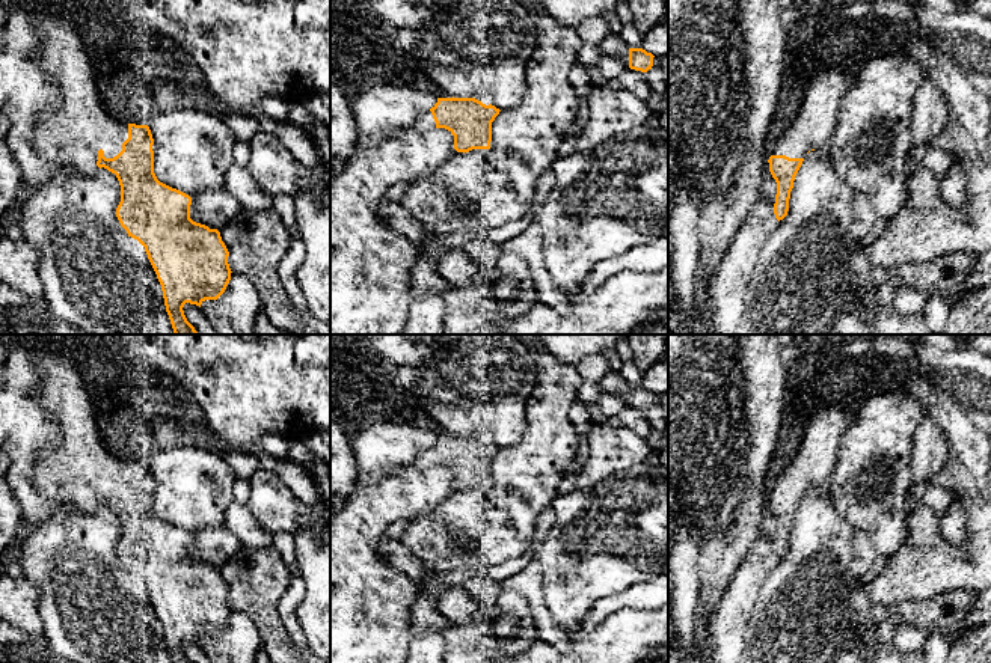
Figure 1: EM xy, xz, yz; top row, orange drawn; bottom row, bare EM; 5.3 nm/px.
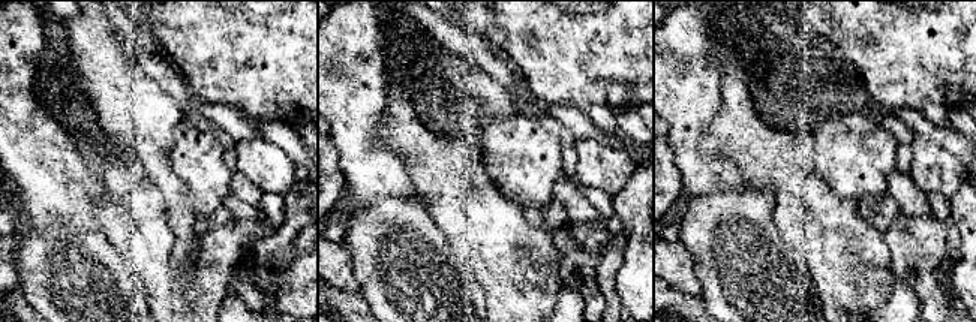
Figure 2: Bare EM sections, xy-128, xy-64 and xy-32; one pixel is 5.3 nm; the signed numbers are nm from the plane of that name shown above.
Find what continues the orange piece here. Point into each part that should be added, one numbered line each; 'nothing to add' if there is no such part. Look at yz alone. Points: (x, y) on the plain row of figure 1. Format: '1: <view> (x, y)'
1: yz (818, 454)

